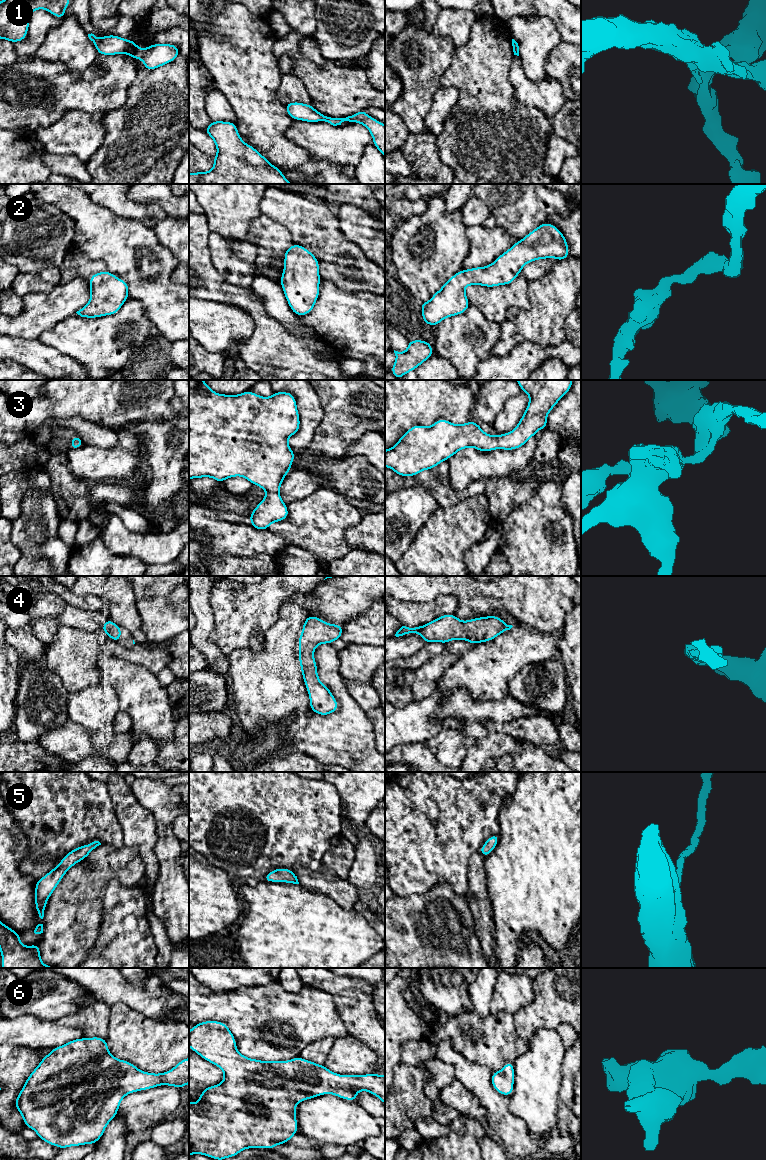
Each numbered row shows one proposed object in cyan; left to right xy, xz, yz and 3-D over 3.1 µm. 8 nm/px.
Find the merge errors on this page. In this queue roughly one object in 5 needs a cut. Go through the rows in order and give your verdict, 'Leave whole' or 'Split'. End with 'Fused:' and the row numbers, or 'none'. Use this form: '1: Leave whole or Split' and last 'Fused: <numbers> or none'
1: Split
2: Leave whole
3: Leave whole
4: Leave whole
5: Leave whole
6: Leave whole
Fused: 1

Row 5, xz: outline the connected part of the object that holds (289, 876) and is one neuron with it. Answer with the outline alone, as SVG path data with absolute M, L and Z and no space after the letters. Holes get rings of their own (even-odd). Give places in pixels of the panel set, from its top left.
M277 868L263 877L267 882L284 882L299 884L296 874L291 869Z

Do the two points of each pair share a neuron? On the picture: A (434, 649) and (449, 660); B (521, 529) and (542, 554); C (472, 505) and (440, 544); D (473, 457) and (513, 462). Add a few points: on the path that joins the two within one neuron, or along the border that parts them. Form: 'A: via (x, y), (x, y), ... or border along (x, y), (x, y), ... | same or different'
A: border along (445, 644), (439, 653), (433, 655), (419, 666) | different
B: via (527, 535), (540, 548) | same
C: via (469, 515), (450, 534) | same
D: via (483, 462), (503, 462) | same

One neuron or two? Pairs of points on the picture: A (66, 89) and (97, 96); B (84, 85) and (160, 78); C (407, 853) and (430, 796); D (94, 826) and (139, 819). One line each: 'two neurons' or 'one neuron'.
A: one neuron
B: two neurons
C: one neuron
D: two neurons

